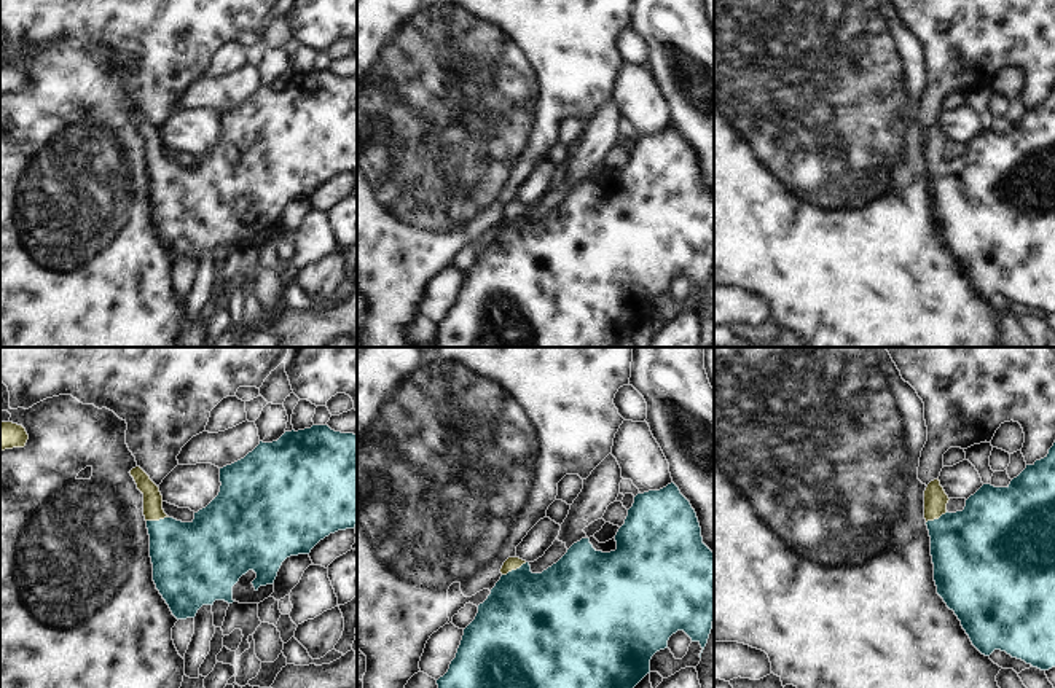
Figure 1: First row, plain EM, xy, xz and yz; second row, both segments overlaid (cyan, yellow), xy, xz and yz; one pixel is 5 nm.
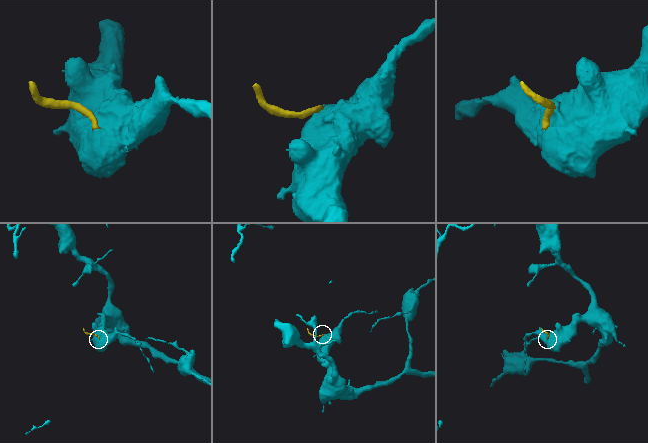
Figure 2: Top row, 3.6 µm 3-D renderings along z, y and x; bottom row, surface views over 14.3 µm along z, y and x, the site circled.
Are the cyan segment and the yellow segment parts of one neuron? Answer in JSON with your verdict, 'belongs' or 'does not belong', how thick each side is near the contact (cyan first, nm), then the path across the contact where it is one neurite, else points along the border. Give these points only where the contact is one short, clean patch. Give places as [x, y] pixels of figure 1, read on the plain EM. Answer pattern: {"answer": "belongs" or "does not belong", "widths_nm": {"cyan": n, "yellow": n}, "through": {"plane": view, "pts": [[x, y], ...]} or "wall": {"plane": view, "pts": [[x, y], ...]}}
{"answer": "belongs", "widths_nm": {"cyan": 460, "yellow": 70}, "through": {"plane": "xz", "pts": [[528, 260], [513, 214], [510, 207]]}}

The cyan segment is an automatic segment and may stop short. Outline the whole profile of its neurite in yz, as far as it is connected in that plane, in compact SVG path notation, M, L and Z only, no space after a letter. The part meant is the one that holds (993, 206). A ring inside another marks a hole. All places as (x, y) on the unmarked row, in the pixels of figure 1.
M1055 86L1044 102L1026 108L1007 131L983 127L956 156L947 154L948 143L939 121L928 127L924 162L937 237L982 298L1001 293L1041 314L1055 311Z

